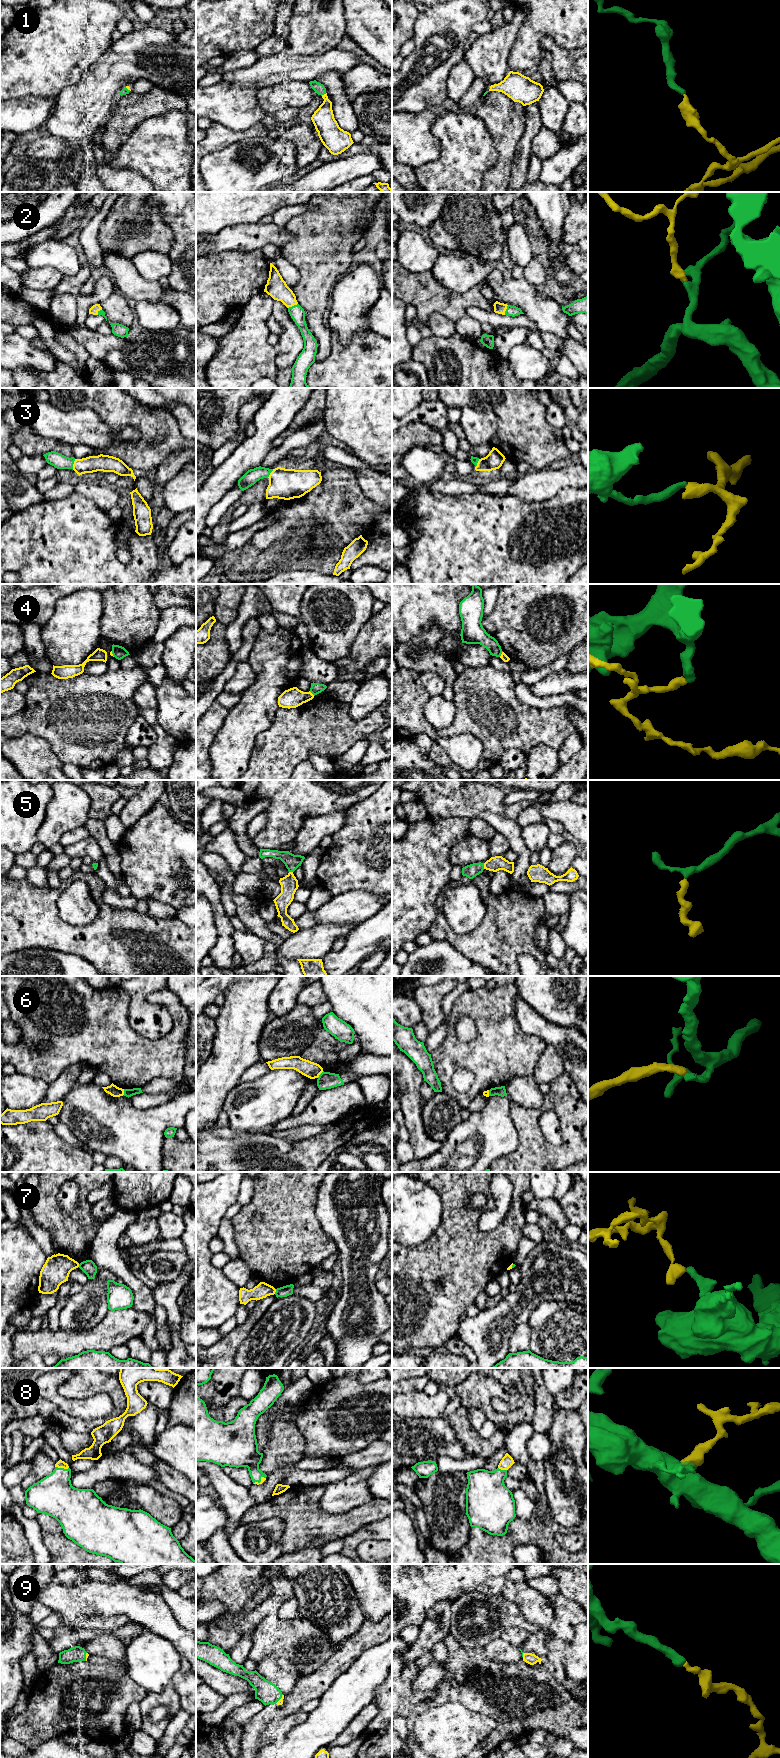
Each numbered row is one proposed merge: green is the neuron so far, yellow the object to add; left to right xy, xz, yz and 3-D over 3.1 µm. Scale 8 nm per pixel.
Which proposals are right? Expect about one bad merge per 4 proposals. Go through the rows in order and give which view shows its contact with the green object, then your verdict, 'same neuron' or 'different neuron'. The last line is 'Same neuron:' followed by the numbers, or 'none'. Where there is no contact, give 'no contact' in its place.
1: contact in xz; same neuron
2: contact in xz; same neuron
3: contact in xy; same neuron
4: contact in yz; different neuron
5: contact in yz; same neuron
6: contact in xz; different neuron
7: contact in xz; different neuron
8: contact in xy; same neuron
9: contact in xz; same neuron
Same neuron: 1, 2, 3, 5, 8, 9

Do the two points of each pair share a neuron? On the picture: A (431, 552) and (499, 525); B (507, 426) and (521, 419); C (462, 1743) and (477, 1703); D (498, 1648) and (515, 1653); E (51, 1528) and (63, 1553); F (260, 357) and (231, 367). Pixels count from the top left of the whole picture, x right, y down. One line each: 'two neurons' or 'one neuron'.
A: one neuron
B: one neuron
C: two neurons
D: one neuron
E: one neuron
F: one neuron

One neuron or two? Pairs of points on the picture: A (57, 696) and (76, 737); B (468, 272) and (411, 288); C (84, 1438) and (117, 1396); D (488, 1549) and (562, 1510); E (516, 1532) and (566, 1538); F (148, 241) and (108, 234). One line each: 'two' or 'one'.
A: one
B: two
C: two
D: two
E: two
F: one

